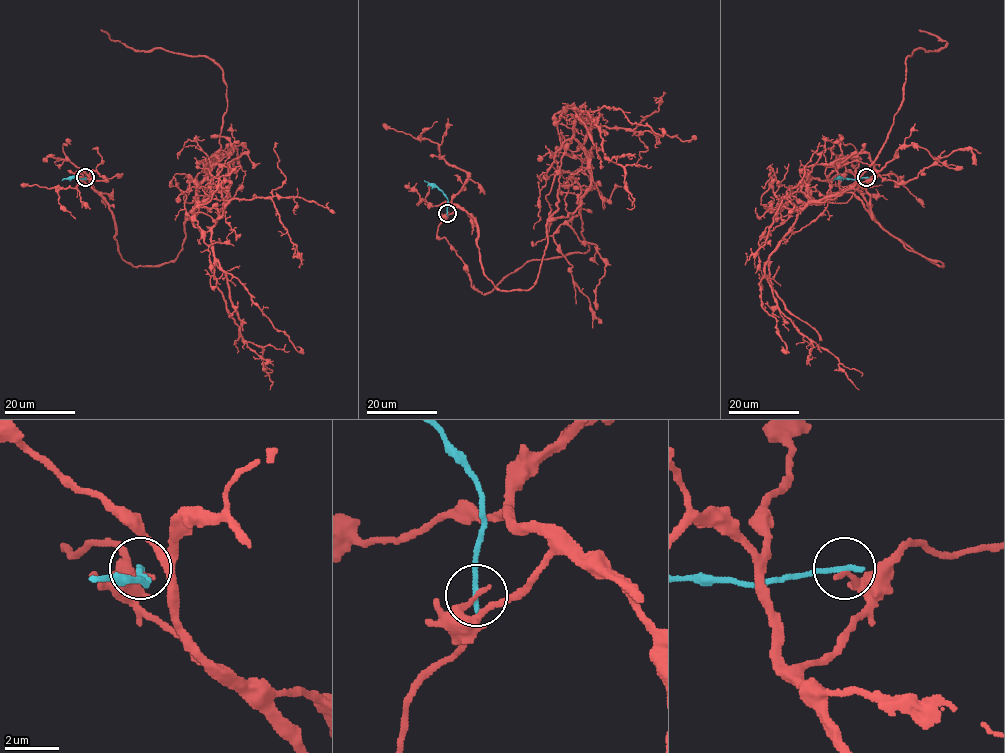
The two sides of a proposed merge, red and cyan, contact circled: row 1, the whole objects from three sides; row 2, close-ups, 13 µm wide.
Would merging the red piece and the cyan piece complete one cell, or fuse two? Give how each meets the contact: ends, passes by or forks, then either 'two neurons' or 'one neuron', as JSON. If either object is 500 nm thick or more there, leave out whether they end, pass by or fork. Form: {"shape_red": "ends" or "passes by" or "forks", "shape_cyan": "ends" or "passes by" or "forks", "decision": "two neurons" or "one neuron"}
{"shape_red": "ends", "shape_cyan": "ends", "decision": "two neurons"}

